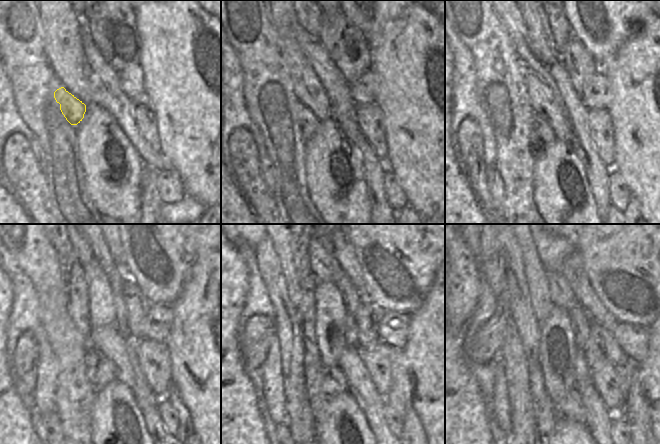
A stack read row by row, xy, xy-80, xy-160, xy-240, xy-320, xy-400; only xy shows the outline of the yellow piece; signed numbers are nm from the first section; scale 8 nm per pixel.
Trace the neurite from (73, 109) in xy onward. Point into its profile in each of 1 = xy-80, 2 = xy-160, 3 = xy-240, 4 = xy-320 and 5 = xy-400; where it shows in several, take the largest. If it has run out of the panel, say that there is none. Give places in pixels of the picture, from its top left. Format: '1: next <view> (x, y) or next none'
1: next xy-80 (309, 123)
2: next xy-160 (541, 135)
3: next xy-240 (93, 357)
4: next xy-320 (334, 382)
5: next xy-400 (571, 408)

